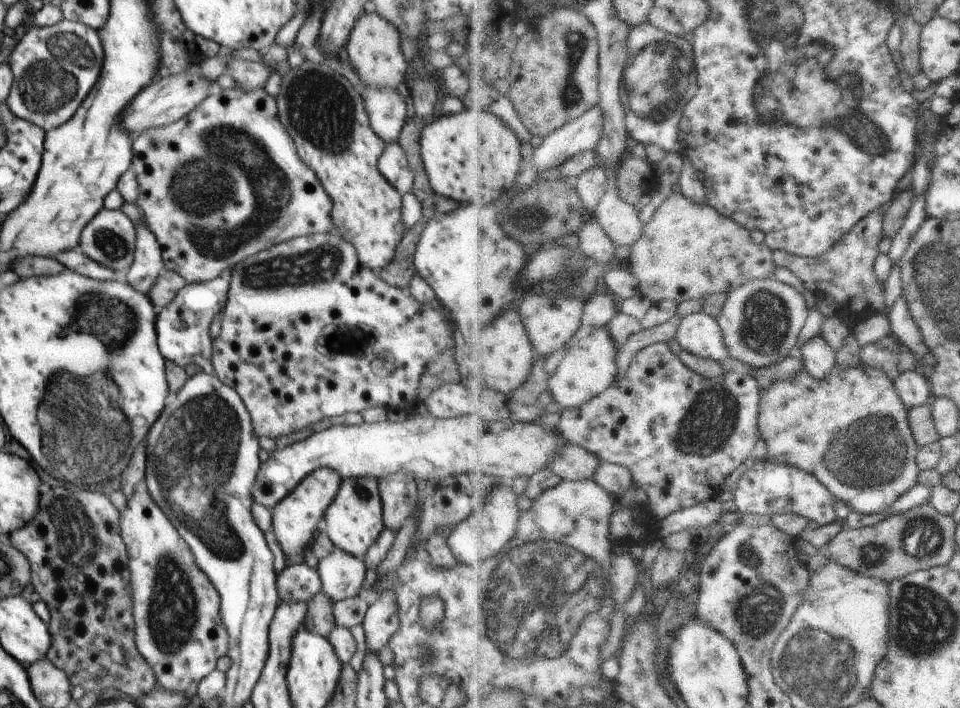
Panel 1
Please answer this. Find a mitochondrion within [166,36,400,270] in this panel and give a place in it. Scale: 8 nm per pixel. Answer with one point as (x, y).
(319, 109)

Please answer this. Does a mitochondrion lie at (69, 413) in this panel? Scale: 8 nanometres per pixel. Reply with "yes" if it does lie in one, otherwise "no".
yes

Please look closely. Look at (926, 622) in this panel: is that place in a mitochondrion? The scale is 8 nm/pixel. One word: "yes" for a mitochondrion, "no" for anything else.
yes

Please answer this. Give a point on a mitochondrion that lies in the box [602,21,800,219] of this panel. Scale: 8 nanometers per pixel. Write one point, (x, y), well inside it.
(658, 88)

